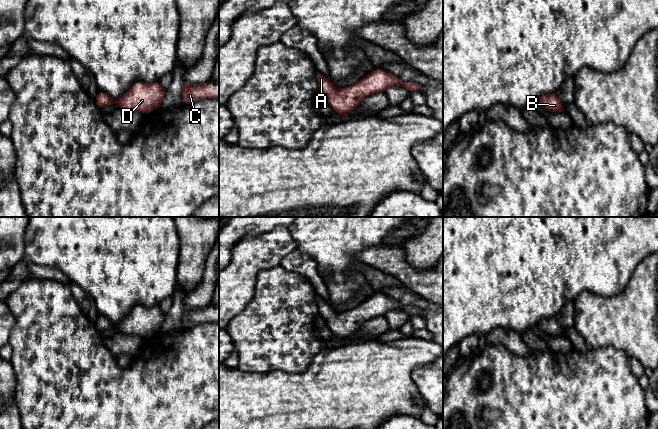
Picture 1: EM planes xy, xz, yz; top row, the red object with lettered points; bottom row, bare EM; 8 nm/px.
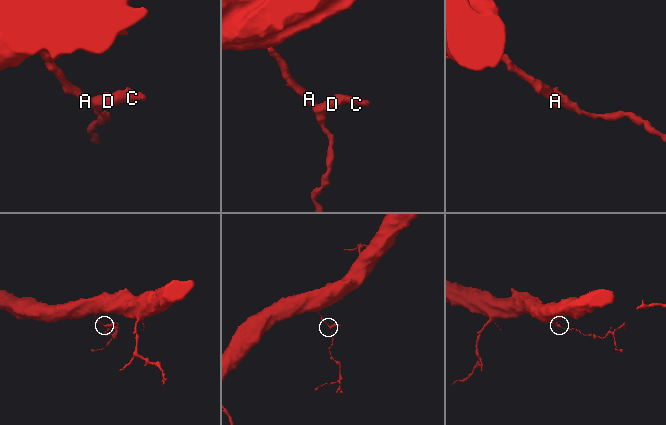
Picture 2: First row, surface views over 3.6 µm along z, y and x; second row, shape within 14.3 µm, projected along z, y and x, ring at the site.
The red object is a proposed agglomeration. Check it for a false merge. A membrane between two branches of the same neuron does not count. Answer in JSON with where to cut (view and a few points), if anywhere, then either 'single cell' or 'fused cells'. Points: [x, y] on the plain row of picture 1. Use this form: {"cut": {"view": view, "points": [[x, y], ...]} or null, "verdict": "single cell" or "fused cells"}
{"cut": null, "verdict": "single cell"}

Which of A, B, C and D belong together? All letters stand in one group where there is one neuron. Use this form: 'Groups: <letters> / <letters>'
Groups: A B C D

